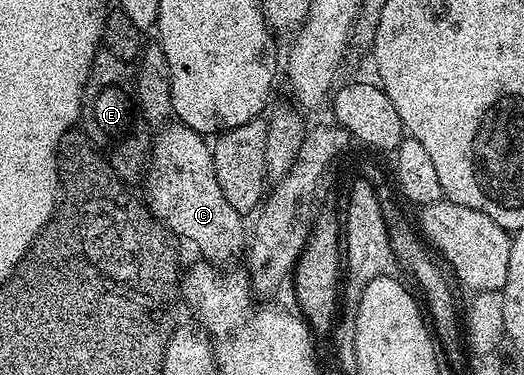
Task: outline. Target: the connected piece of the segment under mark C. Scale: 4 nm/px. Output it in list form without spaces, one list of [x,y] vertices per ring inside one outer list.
[[[178,128],[163,133],[144,186],[144,204],[153,217],[175,237],[183,242],[191,241],[202,252],[199,254],[203,260],[230,267],[238,256],[243,256],[248,245],[248,229],[242,226],[243,214],[230,206],[228,199],[224,199],[224,191],[220,191],[220,183],[216,183],[212,145],[203,134]]]

